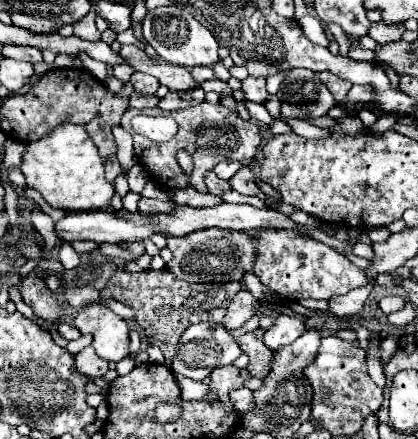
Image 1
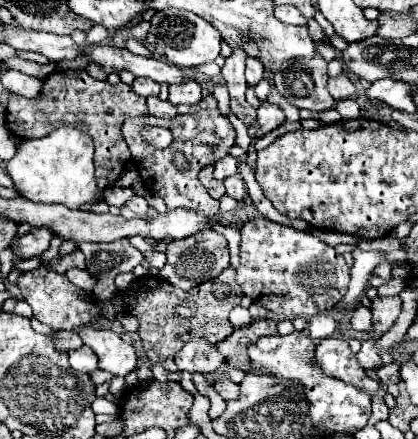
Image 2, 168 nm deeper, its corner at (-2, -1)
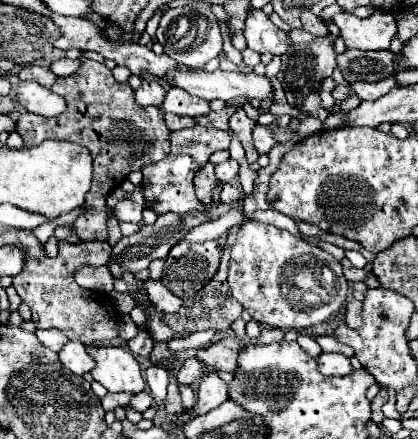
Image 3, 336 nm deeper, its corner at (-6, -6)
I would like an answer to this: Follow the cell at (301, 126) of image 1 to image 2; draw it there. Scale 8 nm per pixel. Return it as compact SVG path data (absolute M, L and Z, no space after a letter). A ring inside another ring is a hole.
M262 102L256 112L258 121L256 138L264 138L268 132L272 132L274 128L278 128L286 120L284 112L278 106L268 104L268 102Z

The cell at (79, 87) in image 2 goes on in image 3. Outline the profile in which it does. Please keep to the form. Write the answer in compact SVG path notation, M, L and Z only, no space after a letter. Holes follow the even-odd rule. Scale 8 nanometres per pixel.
M84 59L80 69L70 77L58 77L54 93L66 99L66 111L58 117L40 117L22 111L16 121L16 131L24 139L26 147L34 147L44 139L64 139L82 143L90 149L94 157L94 181L86 195L86 211L74 221L82 235L108 235L106 233L106 197L110 191L118 189L126 175L138 171L146 163L156 163L170 151L168 127L164 123L164 113L158 107L138 107L134 101L134 91L128 83L116 83L112 71L96 61ZM116 123L120 123L120 135L114 133Z

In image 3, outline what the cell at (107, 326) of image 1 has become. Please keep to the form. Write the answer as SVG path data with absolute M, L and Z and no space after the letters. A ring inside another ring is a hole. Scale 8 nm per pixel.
M88 345L88 353L96 359L96 367L90 371L94 381L102 383L112 393L140 393L146 389L146 381L140 373L140 363L124 347L98 347Z

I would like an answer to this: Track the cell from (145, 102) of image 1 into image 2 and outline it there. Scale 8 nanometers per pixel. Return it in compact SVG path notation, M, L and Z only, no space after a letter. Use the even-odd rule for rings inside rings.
M150 96L146 102L148 102L148 112L156 118L174 118L178 114L176 106L172 106L166 100L160 100L158 96Z

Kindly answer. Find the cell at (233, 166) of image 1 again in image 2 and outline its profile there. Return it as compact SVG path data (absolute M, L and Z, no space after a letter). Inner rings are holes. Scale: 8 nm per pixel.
M226 156L226 158L220 158L216 164L214 164L214 178L218 180L224 180L232 174L238 172L238 160L232 158L232 156Z

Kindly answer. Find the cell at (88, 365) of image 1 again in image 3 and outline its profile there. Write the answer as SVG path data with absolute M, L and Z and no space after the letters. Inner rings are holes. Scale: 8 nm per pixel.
M68 341L62 347L62 351L58 353L58 357L60 357L62 365L76 375L84 375L84 373L92 371L92 367L96 365L96 361L90 359L84 343L80 343L80 341Z

